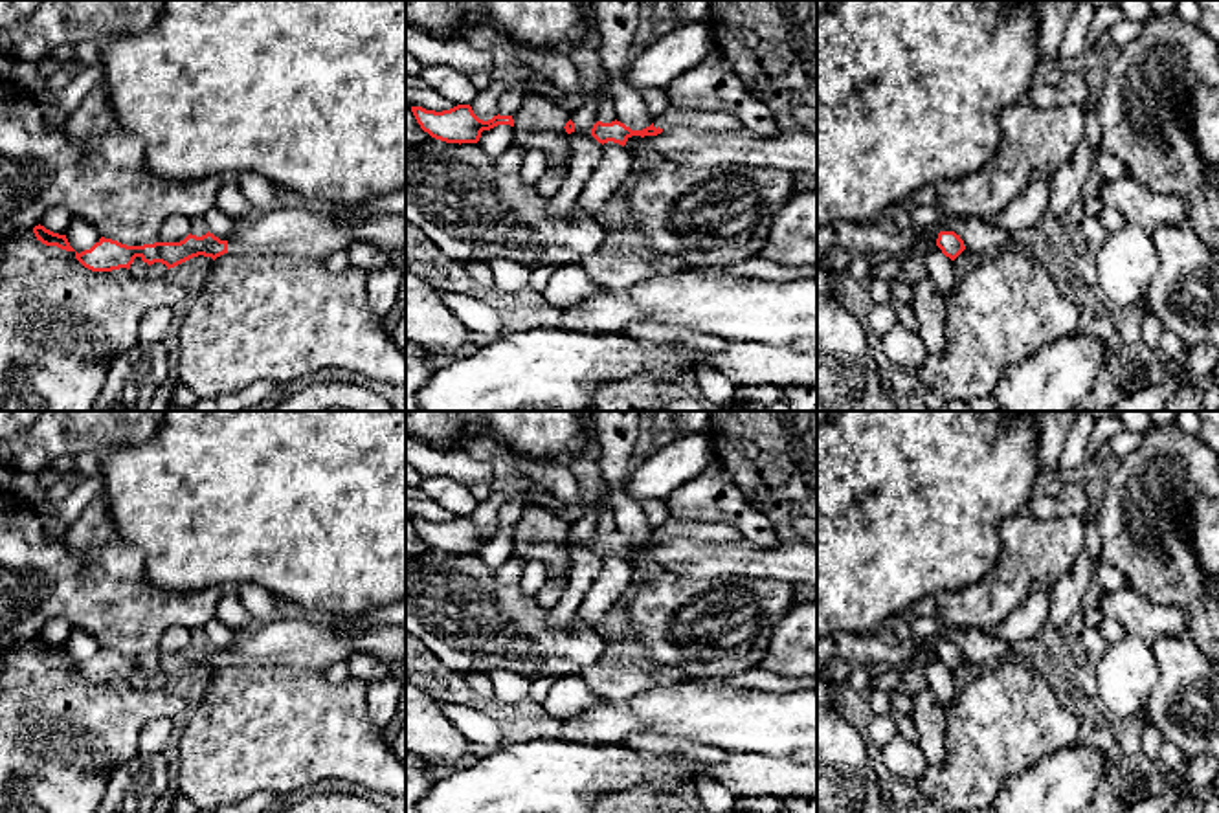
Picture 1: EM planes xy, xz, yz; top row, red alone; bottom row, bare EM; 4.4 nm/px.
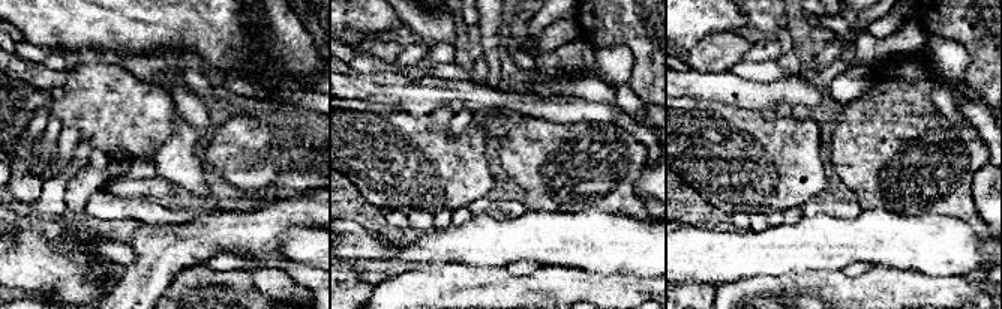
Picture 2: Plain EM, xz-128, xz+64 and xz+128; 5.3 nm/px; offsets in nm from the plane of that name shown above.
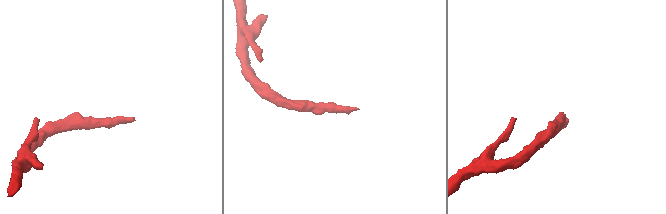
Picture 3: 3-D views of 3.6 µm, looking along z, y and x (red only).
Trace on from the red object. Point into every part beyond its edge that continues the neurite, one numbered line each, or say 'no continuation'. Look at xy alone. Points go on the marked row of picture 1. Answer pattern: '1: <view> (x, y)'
1: xy (314, 233)

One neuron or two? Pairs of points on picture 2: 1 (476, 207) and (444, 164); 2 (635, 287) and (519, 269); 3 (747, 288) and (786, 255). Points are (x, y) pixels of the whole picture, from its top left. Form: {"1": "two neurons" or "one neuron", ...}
{"1": "two neurons", "2": "two neurons", "3": "two neurons"}

